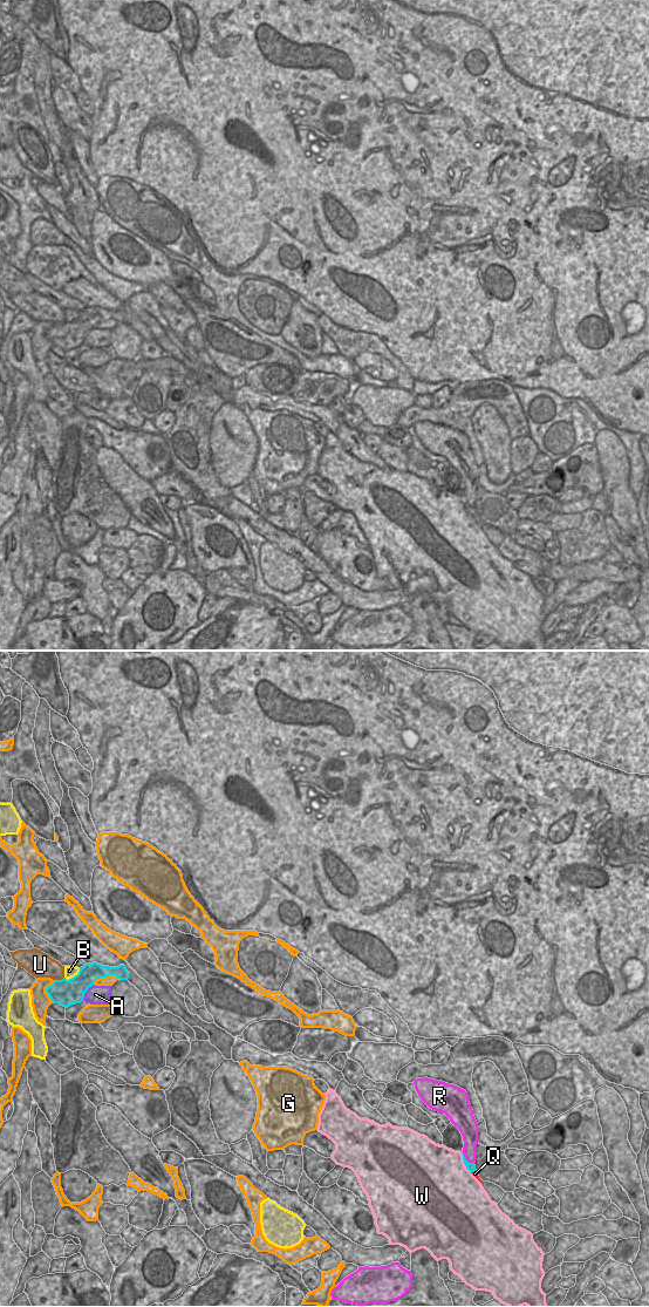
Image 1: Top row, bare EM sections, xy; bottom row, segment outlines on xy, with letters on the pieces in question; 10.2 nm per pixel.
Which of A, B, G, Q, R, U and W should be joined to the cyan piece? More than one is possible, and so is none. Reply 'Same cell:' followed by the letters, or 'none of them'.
Same cell: Q

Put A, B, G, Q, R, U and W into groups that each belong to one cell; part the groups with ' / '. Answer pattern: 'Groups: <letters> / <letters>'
Groups: A / B / G / Q / R / U / W

